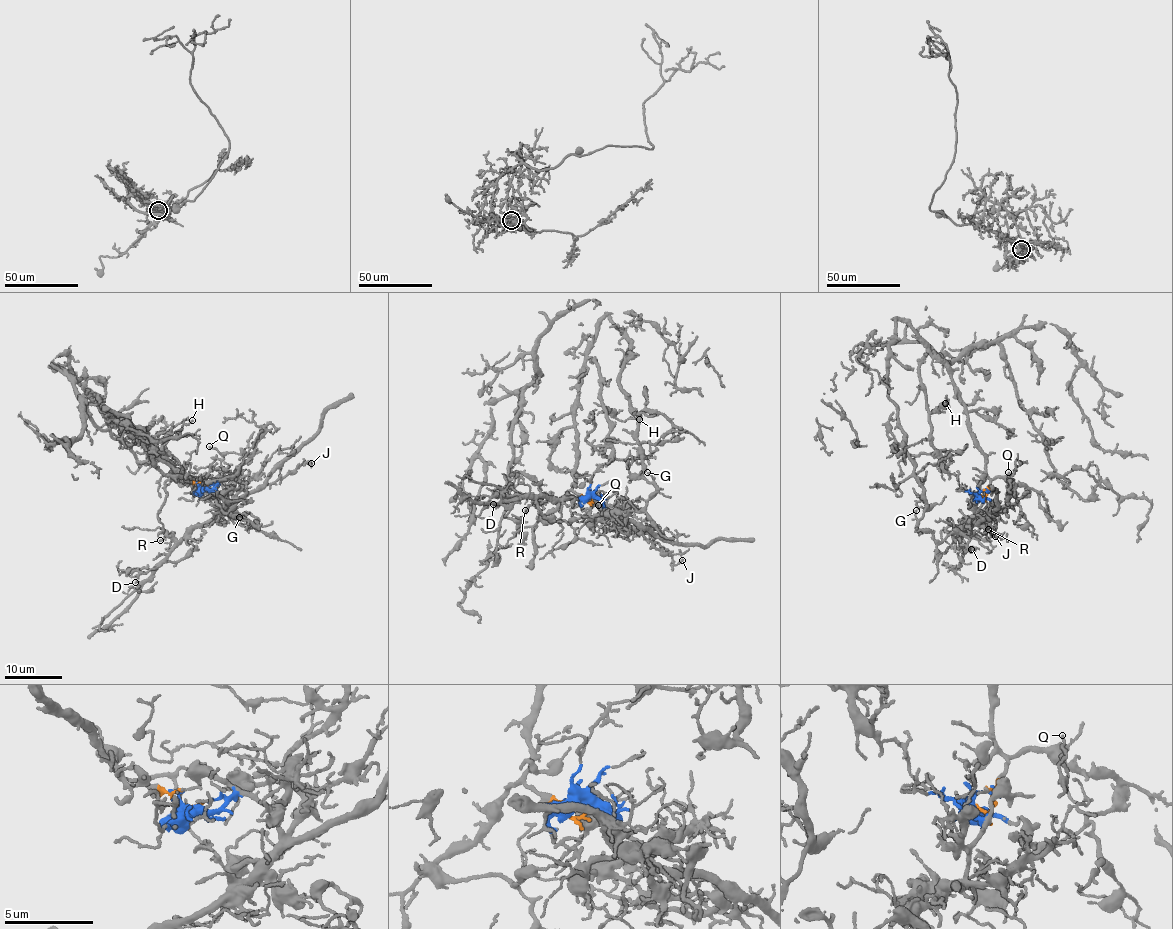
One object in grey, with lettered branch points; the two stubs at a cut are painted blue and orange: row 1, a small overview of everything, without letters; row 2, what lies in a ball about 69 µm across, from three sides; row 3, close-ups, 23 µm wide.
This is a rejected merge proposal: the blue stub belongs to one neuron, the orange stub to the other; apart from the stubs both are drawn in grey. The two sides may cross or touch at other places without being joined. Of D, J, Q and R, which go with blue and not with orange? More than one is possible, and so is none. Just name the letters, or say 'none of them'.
D, J, Q, R

